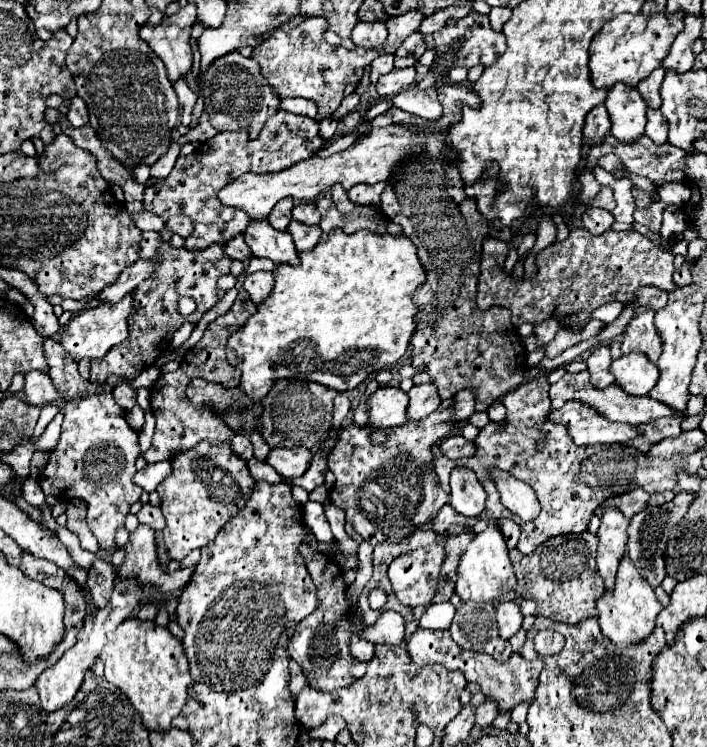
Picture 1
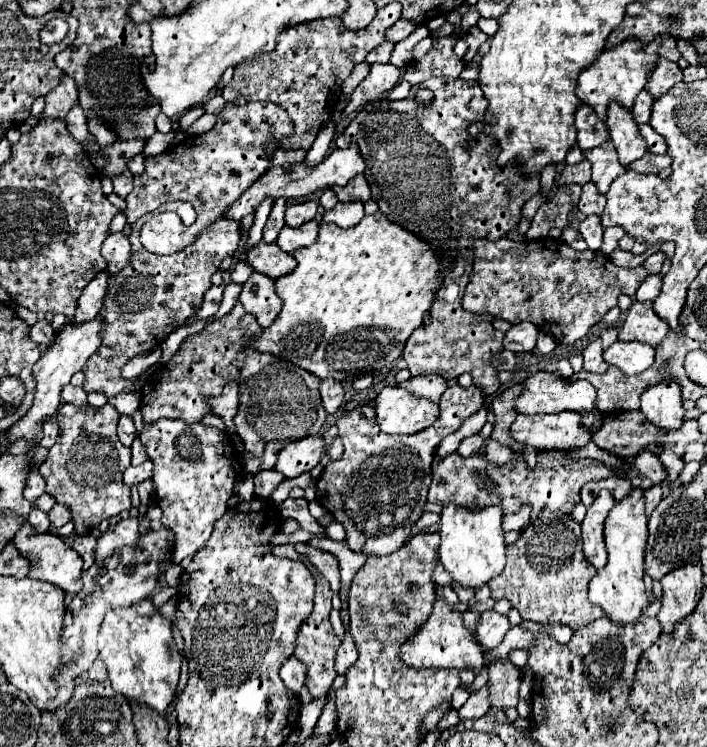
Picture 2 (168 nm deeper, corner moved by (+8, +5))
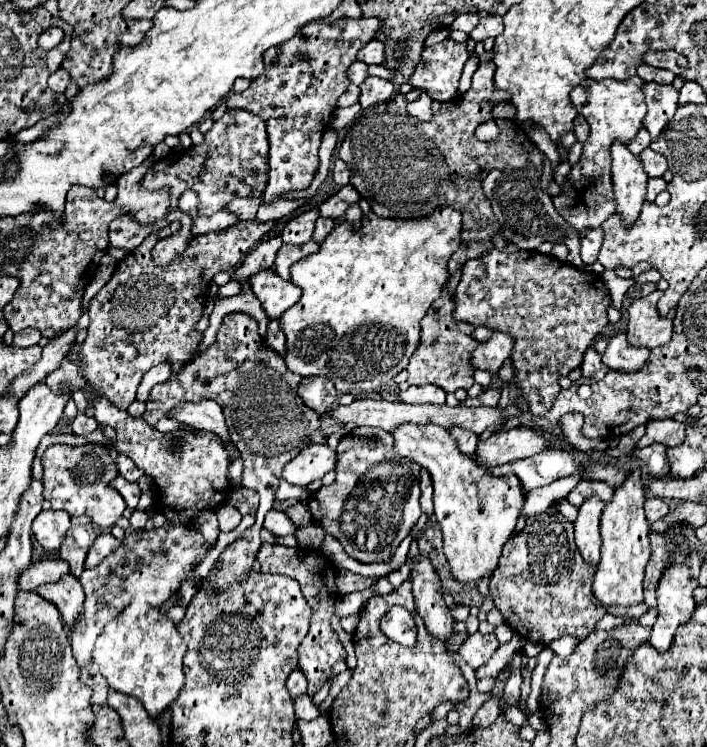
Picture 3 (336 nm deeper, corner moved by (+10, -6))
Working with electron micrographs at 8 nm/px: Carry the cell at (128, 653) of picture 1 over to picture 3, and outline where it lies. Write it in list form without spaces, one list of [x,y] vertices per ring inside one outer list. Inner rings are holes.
[[[135,605],[125,607],[109,625],[105,625],[93,649],[93,659],[109,687],[139,699],[153,719],[177,699],[177,693],[181,693],[185,683],[181,669],[183,655],[185,645],[175,625],[159,609],[139,609]]]

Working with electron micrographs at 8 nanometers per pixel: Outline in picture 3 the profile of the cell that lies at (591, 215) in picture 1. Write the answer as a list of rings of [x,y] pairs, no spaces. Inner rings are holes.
[[[601,229],[587,231],[587,233],[581,237],[581,259],[583,259],[585,263],[597,261],[597,253],[599,253],[601,241],[603,241],[603,231],[601,231]]]

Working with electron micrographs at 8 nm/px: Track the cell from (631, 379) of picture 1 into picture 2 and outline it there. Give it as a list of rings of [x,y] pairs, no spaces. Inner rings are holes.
[[[617,340],[615,344],[611,344],[603,352],[603,358],[607,364],[619,366],[625,374],[633,376],[633,374],[647,370],[653,364],[655,350],[643,342],[621,342],[621,340]]]

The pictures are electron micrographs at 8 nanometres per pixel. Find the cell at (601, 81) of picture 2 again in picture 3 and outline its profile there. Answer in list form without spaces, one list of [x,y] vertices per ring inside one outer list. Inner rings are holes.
[[[637,75],[623,81],[603,79],[601,83],[593,83],[593,79],[585,79],[585,83],[581,83],[581,89],[575,89],[571,93],[571,101],[575,109],[587,119],[591,133],[587,143],[583,145],[581,161],[575,167],[571,167],[567,175],[569,183],[563,185],[563,195],[553,197],[553,205],[559,211],[559,215],[577,231],[599,227],[615,211],[609,147],[615,139],[629,143],[637,135],[643,117],[647,113],[643,85],[645,81]]]

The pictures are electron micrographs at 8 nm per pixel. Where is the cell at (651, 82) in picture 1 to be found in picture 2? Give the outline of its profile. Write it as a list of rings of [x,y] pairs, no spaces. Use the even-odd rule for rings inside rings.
[[[643,90],[637,100],[635,100],[635,106],[631,110],[633,118],[637,124],[647,124],[649,118],[651,118],[651,108],[653,108],[653,102],[651,102],[651,96],[647,96],[647,90]]]

